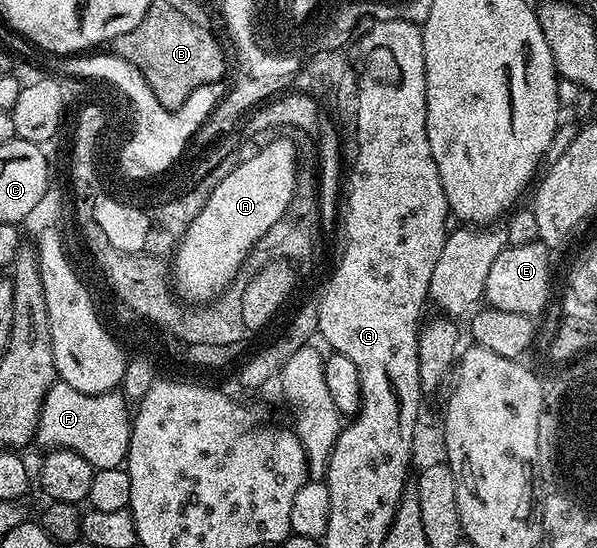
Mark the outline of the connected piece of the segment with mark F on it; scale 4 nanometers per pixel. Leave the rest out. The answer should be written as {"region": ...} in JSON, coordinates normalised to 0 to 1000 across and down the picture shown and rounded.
{"region":[[[94,693],[82,706],[82,714],[72,730],[65,777],[59,786],[59,805],[74,812],[74,821],[121,819],[136,838],[142,838],[161,856],[198,856],[211,843],[213,825],[219,814],[219,770],[223,766],[221,748],[213,748],[214,726],[204,715],[188,714],[184,717],[164,717],[149,721],[129,714],[129,706],[116,706],[116,699]]]}

